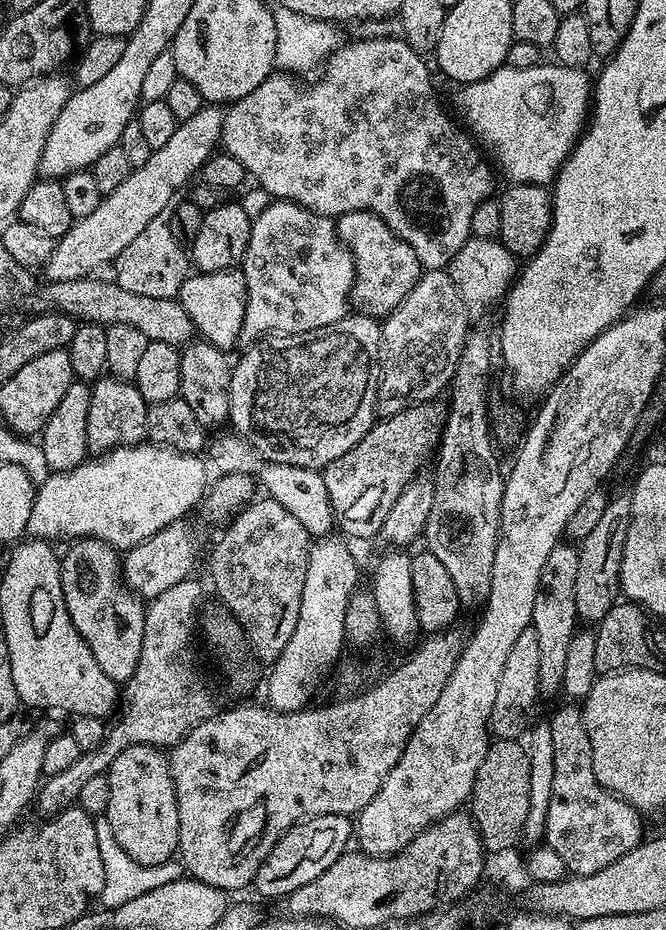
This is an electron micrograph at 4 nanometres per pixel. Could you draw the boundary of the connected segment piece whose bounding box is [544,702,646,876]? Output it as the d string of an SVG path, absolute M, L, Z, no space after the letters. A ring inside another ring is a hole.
M564 702L547 725L554 740L554 780L546 813L544 840L566 862L574 876L598 874L622 854L630 854L645 839L641 813L630 802L606 790L594 774L590 734L586 734L584 713L575 703Z

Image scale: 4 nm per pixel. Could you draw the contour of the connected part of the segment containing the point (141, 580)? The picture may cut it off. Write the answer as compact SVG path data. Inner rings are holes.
M187 519L176 520L170 526L158 530L146 542L127 549L122 556L124 583L145 601L153 600L158 594L178 586L178 582L193 575L192 567L200 556L200 532Z

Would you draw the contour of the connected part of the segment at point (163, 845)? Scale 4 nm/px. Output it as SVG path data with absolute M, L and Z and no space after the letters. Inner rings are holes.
M152 744L126 746L126 750L114 758L106 775L110 782L110 806L106 815L114 829L114 838L118 838L118 846L122 846L122 850L142 866L158 866L173 859L180 846L180 819L169 757Z

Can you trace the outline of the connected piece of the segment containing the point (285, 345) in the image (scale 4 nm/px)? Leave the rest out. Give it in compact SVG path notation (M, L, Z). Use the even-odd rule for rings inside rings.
M349 314L343 316L338 322L334 322L330 326L322 326L318 330L310 330L302 334L290 334L289 336L265 336L263 340L255 341L249 347L252 349L240 361L237 359L232 369L232 381L230 382L231 427L239 435L248 439L254 446L254 450L258 450L258 454L270 462L322 470L327 464L334 462L334 458L342 458L342 454L346 454L346 450L350 450L358 442L362 442L362 438L372 429L378 416L376 397L372 394L380 389L380 368L376 366L372 368L372 359L375 356L377 359L382 350L380 347L381 331L381 325L373 317L363 314Z

